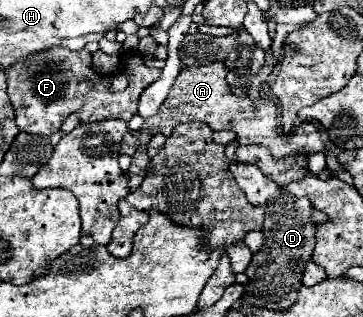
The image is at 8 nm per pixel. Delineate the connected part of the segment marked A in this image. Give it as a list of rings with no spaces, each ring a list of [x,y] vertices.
[[[223,62],[181,68],[175,84],[169,90],[167,100],[161,104],[161,108],[157,110],[155,116],[151,116],[143,122],[145,128],[169,136],[177,124],[201,120],[201,122],[207,122],[213,130],[233,130],[240,145],[258,144],[268,147],[275,158],[289,156],[291,152],[295,152],[299,148],[307,148],[309,154],[327,152],[323,146],[321,134],[313,124],[303,122],[301,126],[295,128],[295,132],[281,134],[277,128],[275,102],[269,96],[261,96],[255,102],[249,96],[235,96],[231,92],[231,86],[227,86],[225,74],[227,74],[227,70],[225,70]]]

